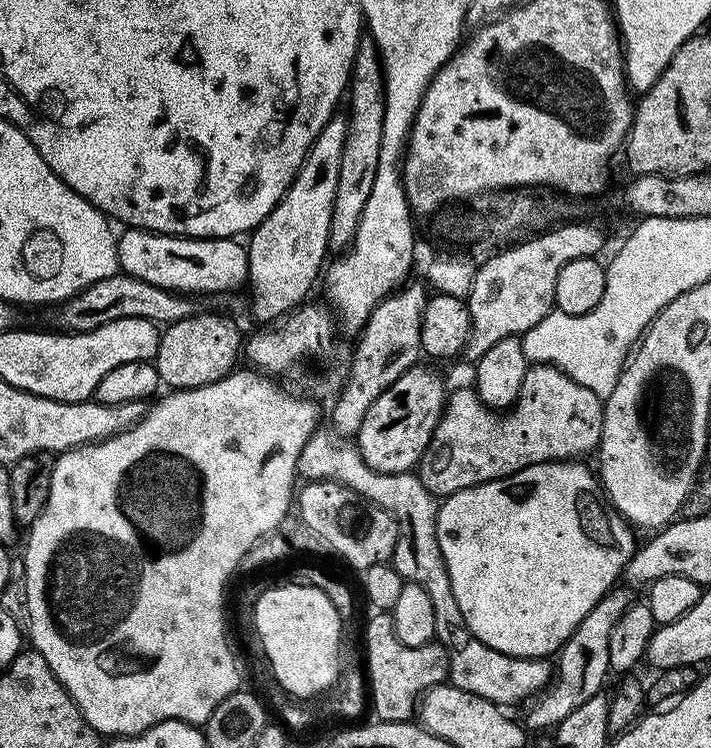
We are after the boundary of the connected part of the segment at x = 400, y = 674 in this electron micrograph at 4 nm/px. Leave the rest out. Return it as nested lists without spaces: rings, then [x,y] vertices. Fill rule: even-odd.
[[[376,612],[369,618],[368,629],[364,632],[364,648],[370,708],[371,711],[376,711],[377,721],[411,721],[424,693],[448,680],[448,652],[443,643],[433,642],[411,648],[398,642],[388,612]]]

